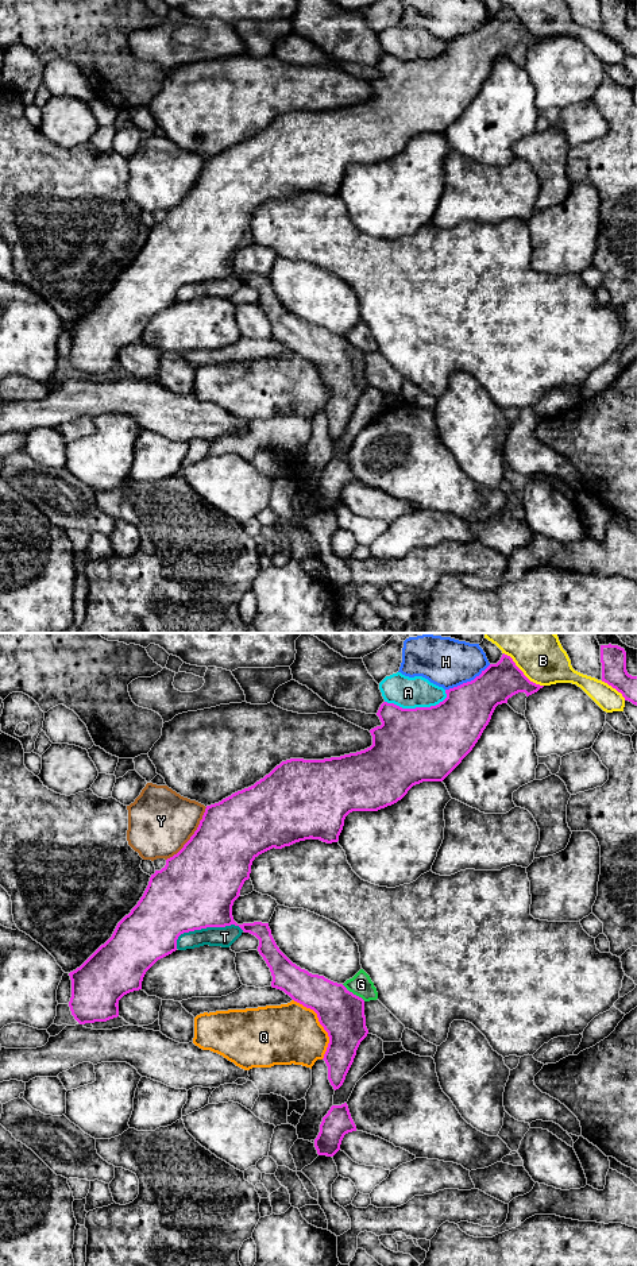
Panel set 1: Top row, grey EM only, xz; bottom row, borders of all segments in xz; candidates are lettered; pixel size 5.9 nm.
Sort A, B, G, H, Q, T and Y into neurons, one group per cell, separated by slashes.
A / B / G / H / Q / T / Y

